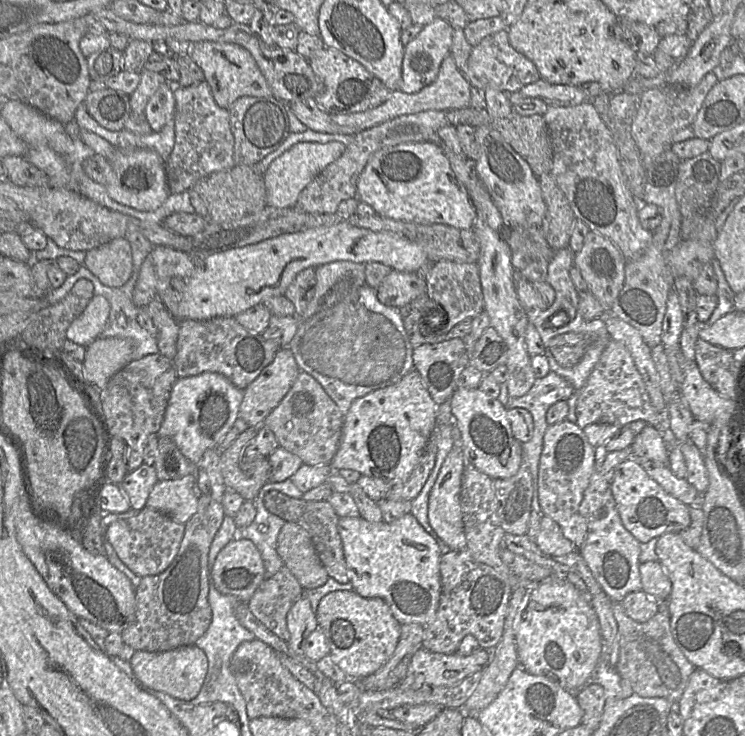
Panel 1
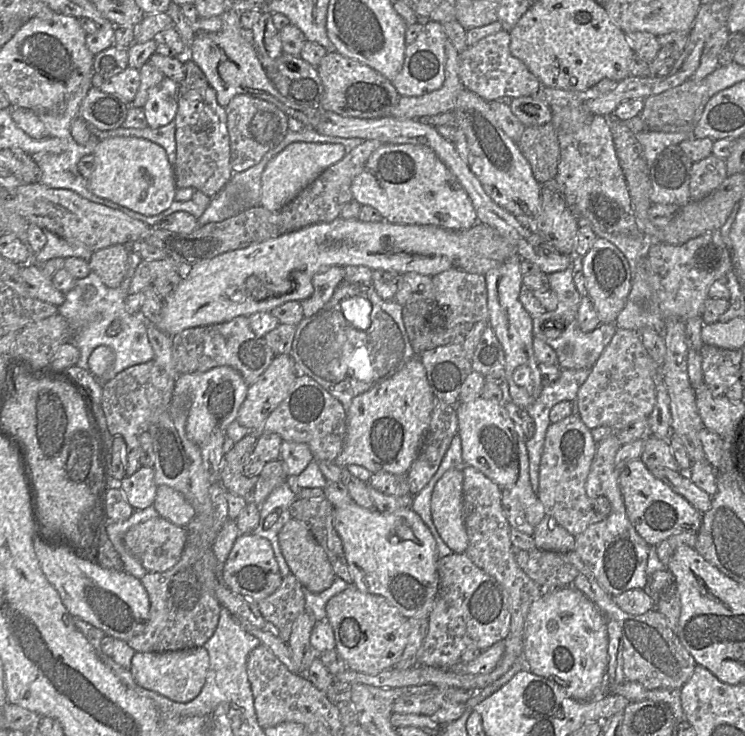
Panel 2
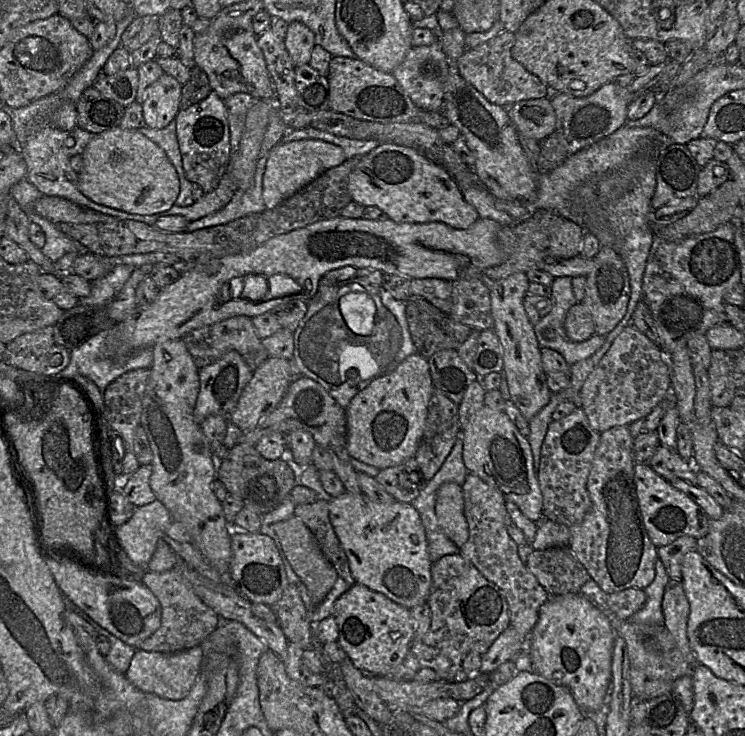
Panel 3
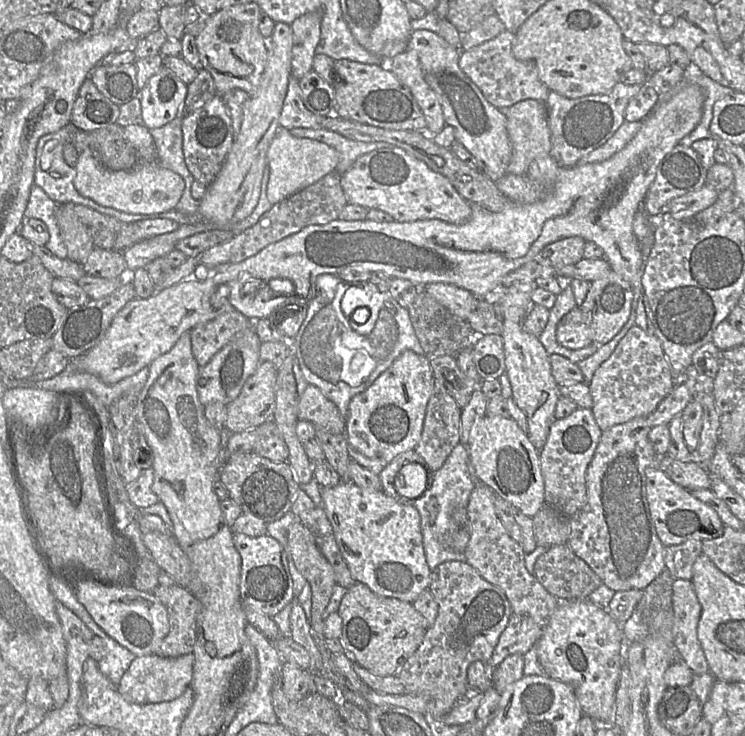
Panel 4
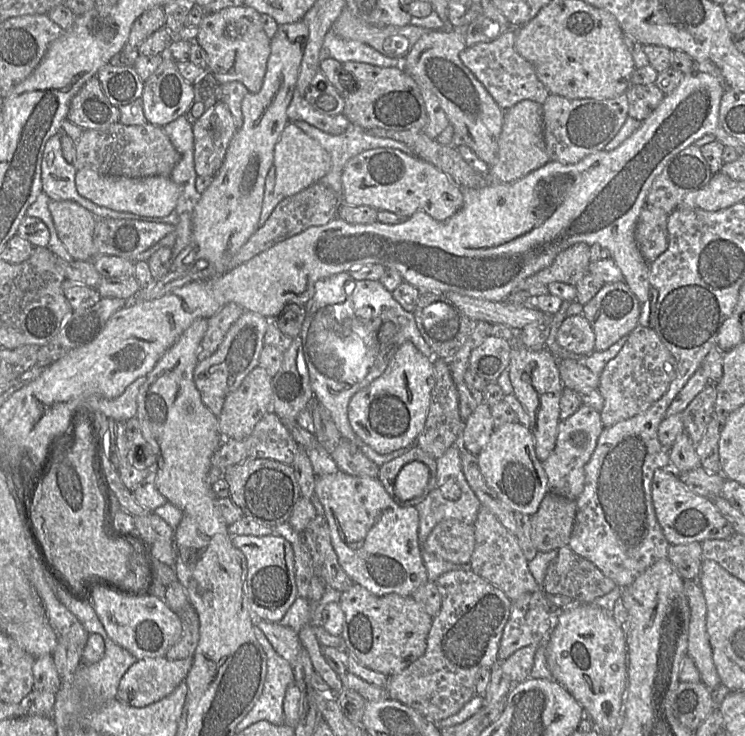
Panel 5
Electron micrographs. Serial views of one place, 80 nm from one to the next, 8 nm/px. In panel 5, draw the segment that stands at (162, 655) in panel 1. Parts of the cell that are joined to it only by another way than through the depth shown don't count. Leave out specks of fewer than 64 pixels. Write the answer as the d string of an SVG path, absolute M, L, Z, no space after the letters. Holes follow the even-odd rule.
M166 657L138 659L122 676L116 698L130 706L144 707L155 703L170 693L186 679L193 658L168 659Z

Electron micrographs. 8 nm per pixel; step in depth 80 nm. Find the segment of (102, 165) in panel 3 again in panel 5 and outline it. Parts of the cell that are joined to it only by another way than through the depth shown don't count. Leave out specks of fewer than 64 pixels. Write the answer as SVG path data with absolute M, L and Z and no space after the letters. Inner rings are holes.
M92 169L77 170L75 185L78 193L93 203L118 212L130 212L149 217L164 217L172 213L177 205L180 190L168 176L146 178L112 177Z

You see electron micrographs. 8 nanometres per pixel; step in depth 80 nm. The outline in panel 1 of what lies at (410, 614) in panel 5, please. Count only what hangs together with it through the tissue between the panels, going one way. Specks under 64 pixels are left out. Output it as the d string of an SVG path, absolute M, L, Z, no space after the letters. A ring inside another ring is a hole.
M352 590L326 594L315 611L318 627L326 636L332 660L349 679L359 680L379 670L393 655L402 624L381 598L365 598Z

